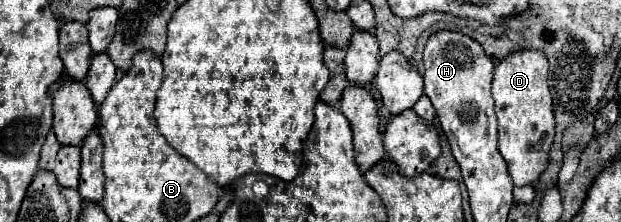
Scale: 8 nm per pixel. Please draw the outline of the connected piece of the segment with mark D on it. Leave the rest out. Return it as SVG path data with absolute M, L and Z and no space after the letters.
M516 51L496 63L492 97L498 117L498 149L508 163L516 187L534 185L550 165L550 147L556 135L552 97L548 89L548 61L542 51Z

